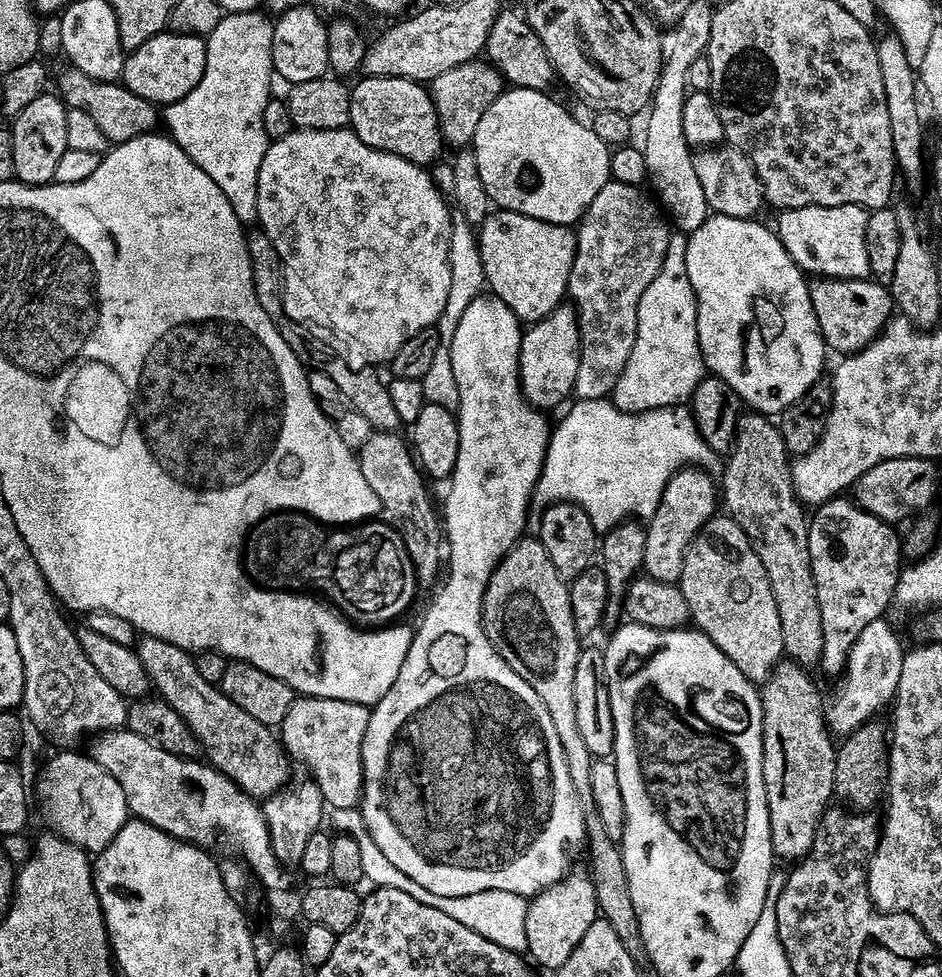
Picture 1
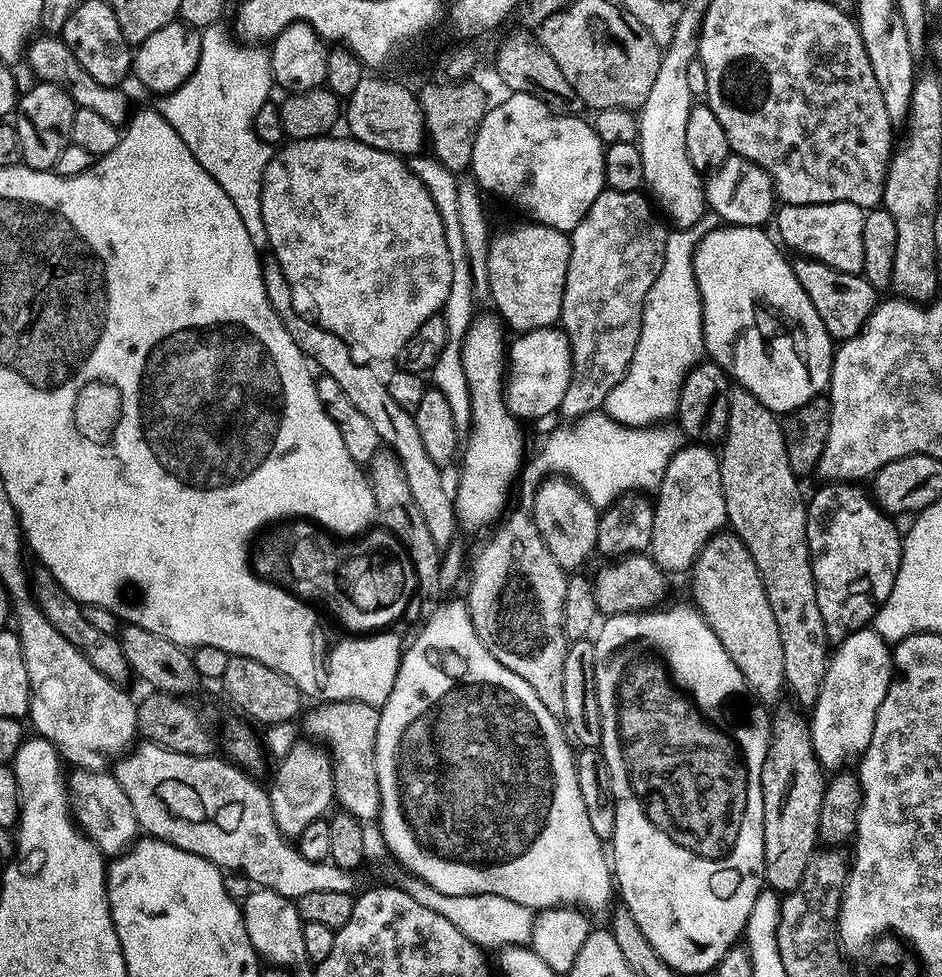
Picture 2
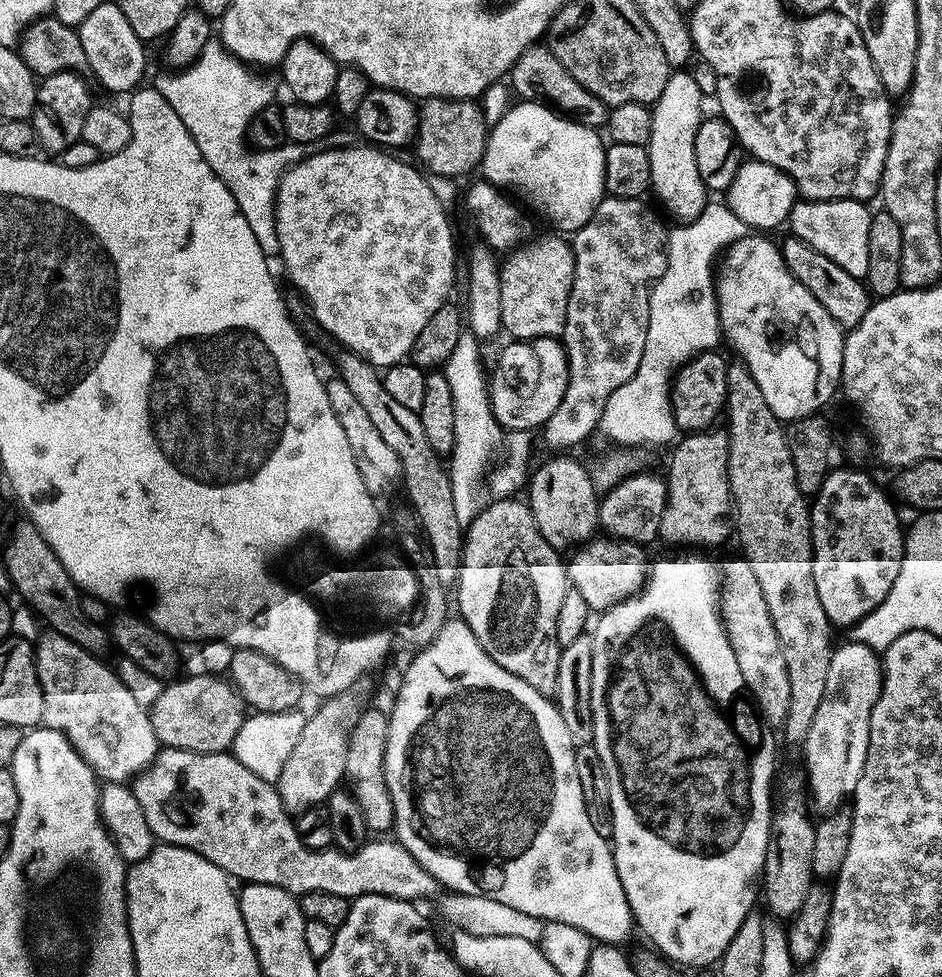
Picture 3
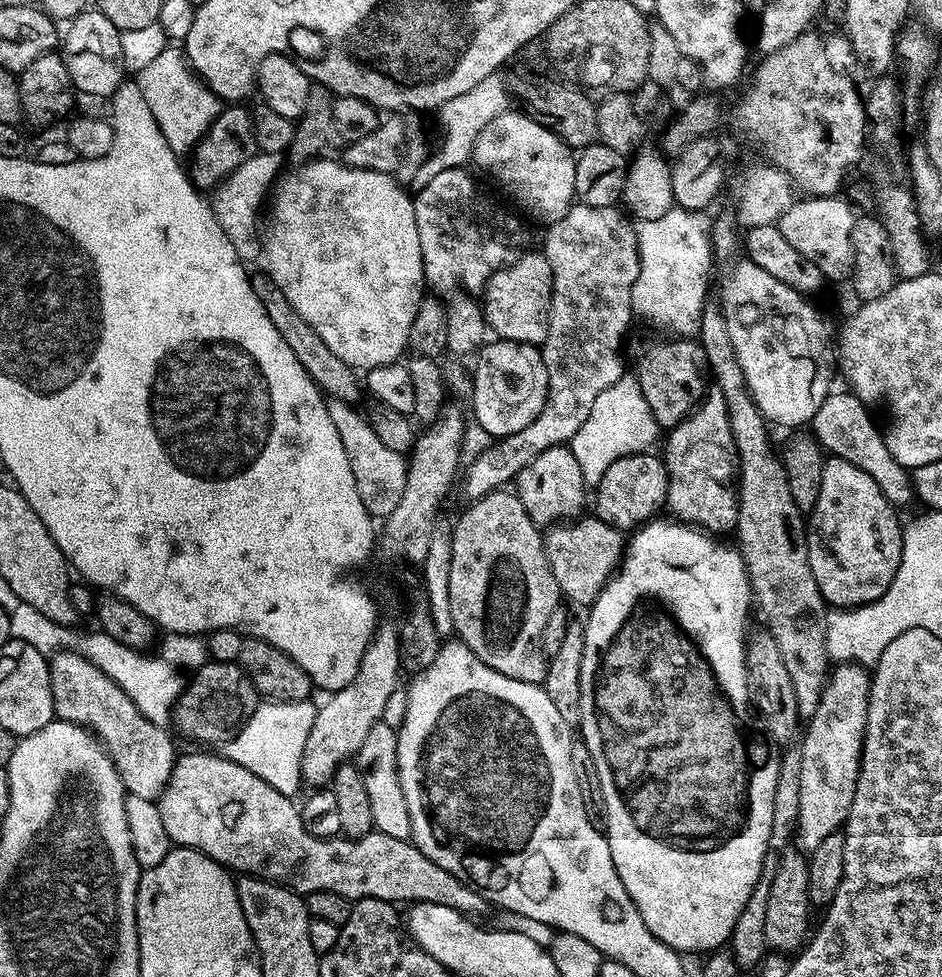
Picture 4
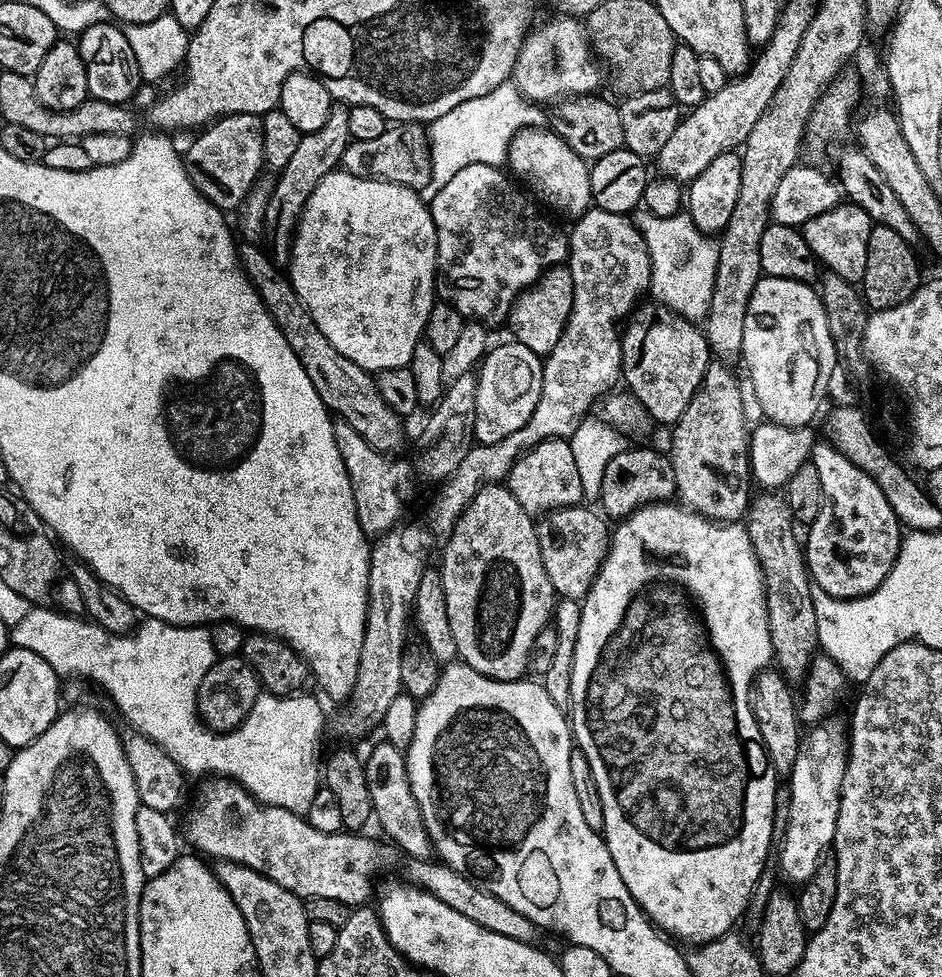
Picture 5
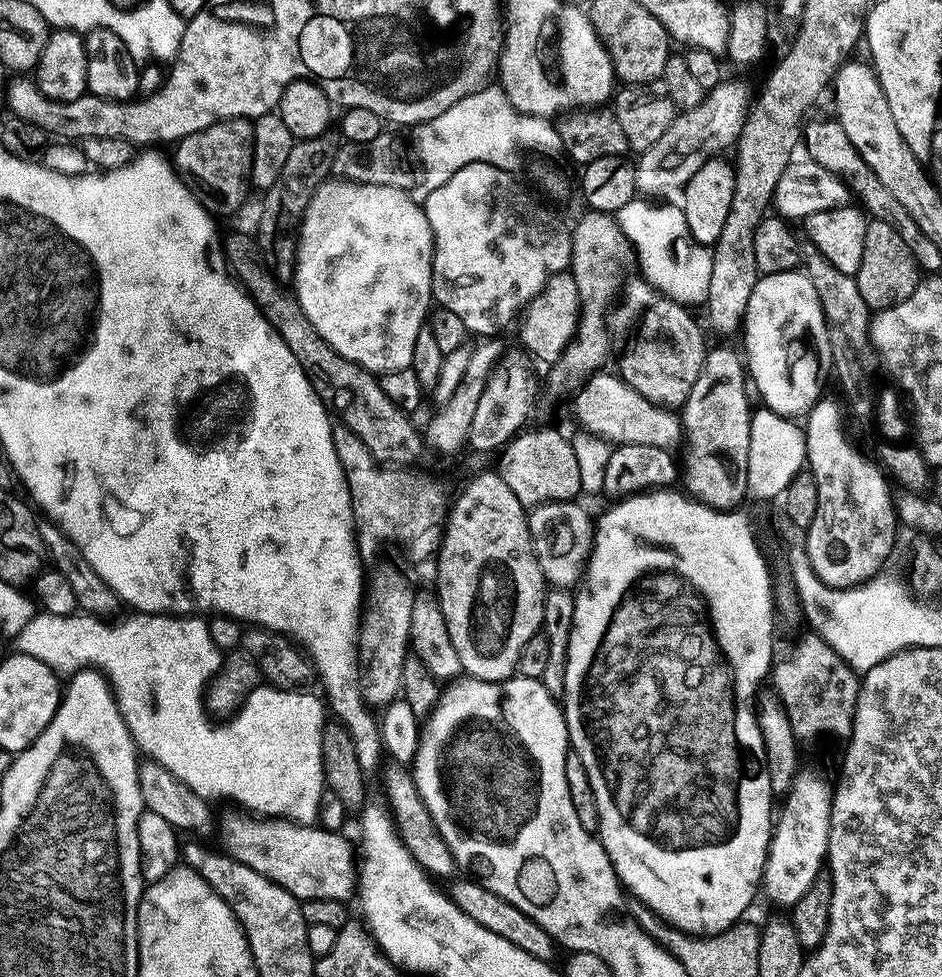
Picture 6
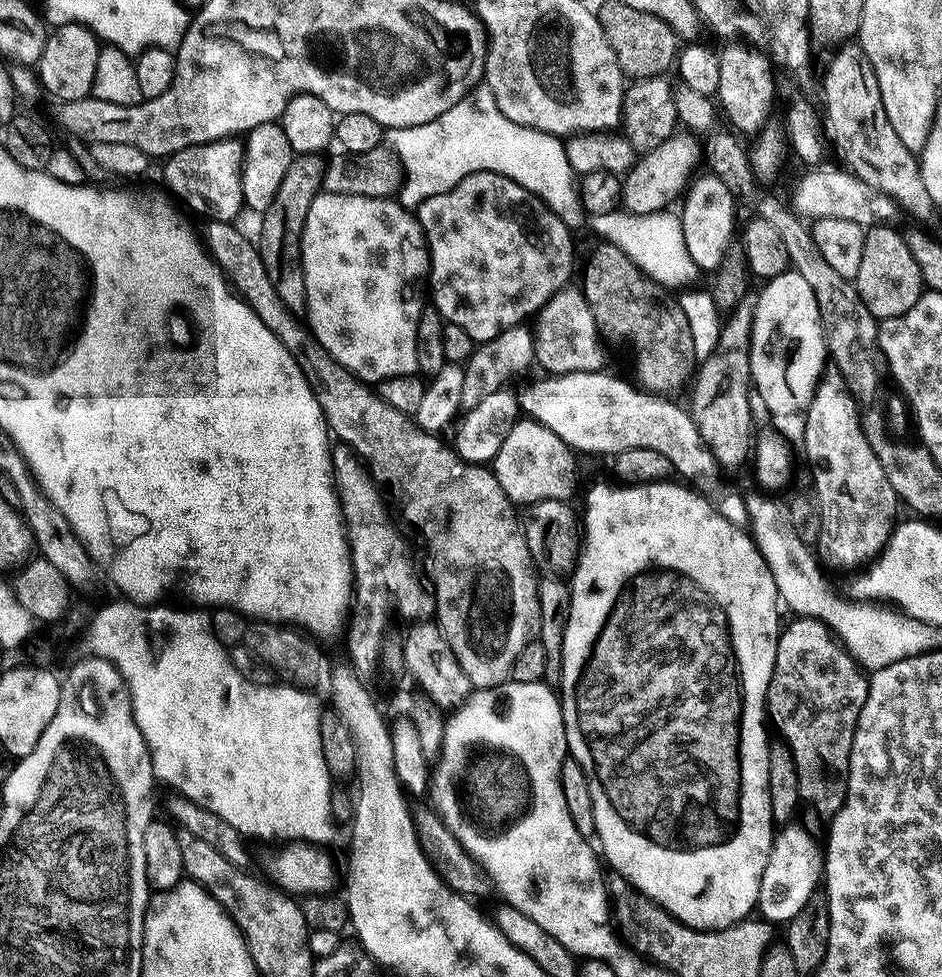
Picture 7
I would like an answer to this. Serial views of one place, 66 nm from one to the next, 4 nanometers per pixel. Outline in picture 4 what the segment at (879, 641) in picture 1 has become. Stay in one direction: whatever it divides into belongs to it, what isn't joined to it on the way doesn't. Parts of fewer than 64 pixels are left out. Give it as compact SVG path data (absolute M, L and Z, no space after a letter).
M837 663L831 669L814 716L807 721L808 733L799 741L802 748L801 786L798 790L798 812L795 839L799 847L811 850L822 838L833 835L843 825L850 806L856 779L860 777L860 752L864 749L864 719L868 713L870 672L863 664Z

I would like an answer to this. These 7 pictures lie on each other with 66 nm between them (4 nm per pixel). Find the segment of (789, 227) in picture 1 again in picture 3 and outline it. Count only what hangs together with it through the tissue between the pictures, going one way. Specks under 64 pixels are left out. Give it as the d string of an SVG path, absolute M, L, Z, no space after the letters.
M801 199L788 215L787 227L792 227L791 235L806 246L826 254L830 262L842 266L854 278L864 280L870 266L870 222L872 212L867 203L859 200L806 200Z

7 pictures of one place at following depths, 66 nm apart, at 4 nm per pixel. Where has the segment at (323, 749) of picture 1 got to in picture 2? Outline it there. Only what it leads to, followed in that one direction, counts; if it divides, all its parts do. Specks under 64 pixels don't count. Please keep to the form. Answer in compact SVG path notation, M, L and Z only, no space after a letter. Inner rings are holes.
M333 700L320 702L303 713L304 728L313 741L330 750L334 800L343 811L356 820L375 821L380 814L378 780L374 770L376 735L380 721L380 708L361 700ZM308 712L308 713L307 713ZM321 740L321 741L320 741Z

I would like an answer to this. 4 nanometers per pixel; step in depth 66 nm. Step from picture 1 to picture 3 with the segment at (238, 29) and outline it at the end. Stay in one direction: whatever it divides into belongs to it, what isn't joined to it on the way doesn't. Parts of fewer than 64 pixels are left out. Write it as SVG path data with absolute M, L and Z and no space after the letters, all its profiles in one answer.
M210 38L195 63L158 77L154 80L154 87L178 114L207 164L234 194L239 210L249 223L264 256L276 258L280 254L275 214L276 188L292 165L320 152L322 148L318 142L289 143L268 151L249 146L247 134L250 121L254 114L276 98L275 82L254 72L257 71L225 51L217 39Z

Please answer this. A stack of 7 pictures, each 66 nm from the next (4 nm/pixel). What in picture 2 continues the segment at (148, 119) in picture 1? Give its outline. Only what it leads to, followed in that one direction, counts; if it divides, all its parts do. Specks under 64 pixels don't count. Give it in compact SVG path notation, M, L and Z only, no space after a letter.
M40 34L28 45L26 53L26 64L37 81L57 84L68 92L70 98L77 108L95 110L108 122L114 122L118 126L127 125L130 119L130 107L128 100L124 97L123 87L103 84L98 78L90 78L82 67L82 62L74 58L74 50L66 46L66 42L59 35Z

